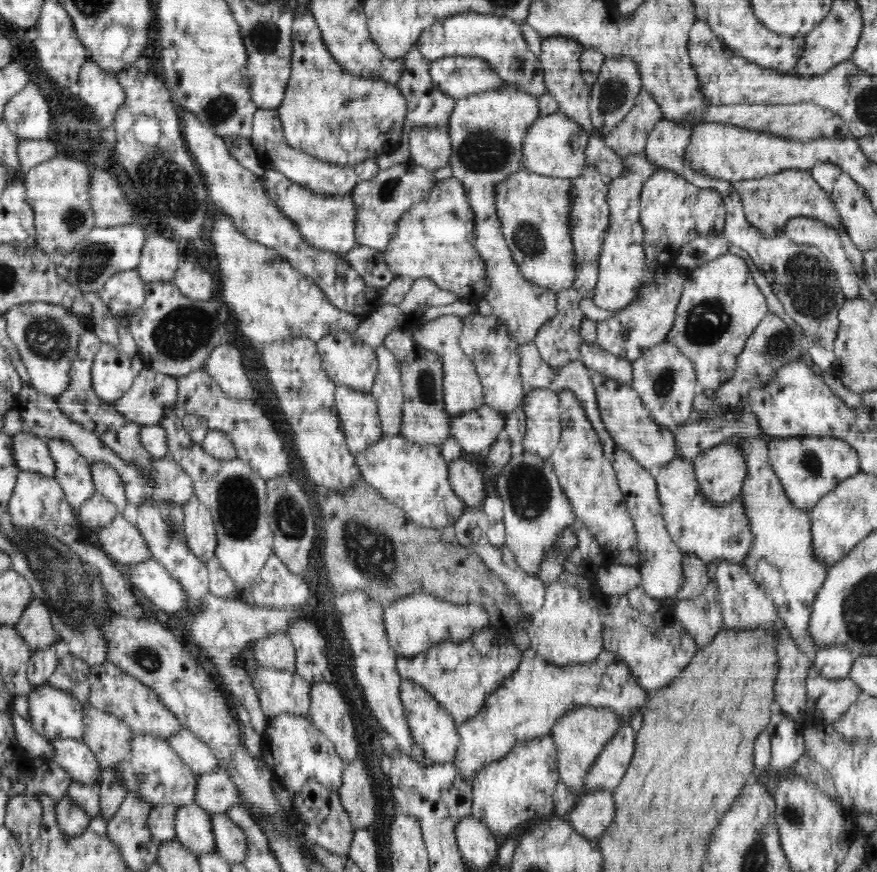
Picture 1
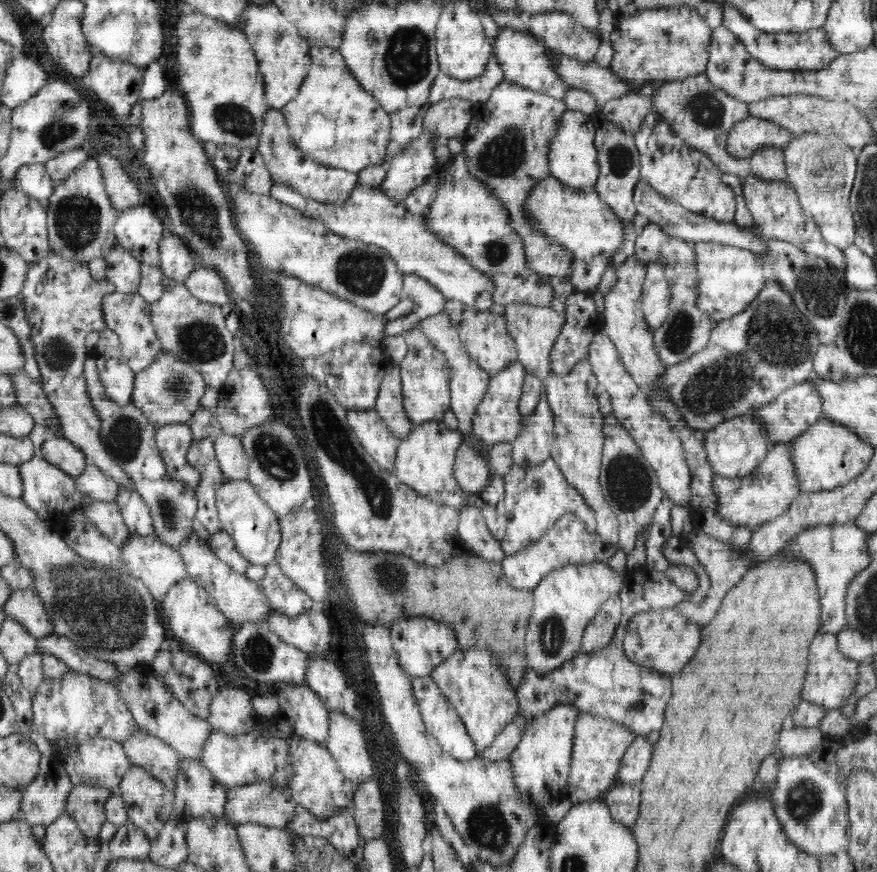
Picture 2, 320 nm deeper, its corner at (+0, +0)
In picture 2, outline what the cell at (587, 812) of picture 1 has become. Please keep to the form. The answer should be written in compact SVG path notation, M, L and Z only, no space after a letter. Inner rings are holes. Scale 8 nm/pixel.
M618 782L603 795L602 798L608 803L608 809L614 821L626 826L636 822L640 812L640 792L642 790L639 784Z

